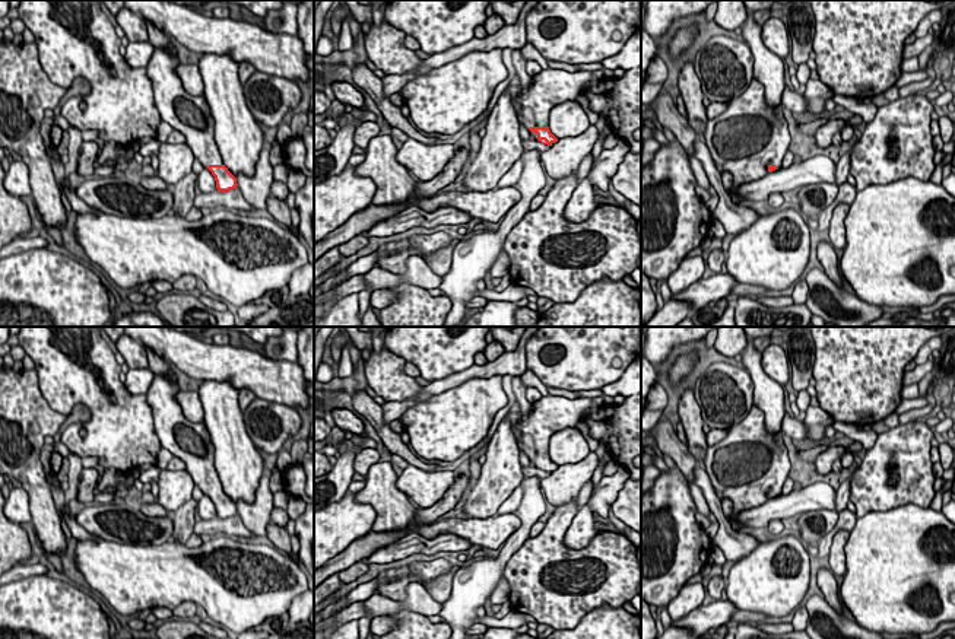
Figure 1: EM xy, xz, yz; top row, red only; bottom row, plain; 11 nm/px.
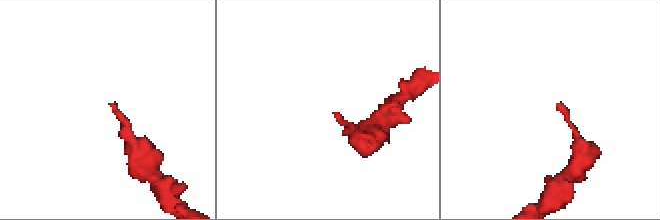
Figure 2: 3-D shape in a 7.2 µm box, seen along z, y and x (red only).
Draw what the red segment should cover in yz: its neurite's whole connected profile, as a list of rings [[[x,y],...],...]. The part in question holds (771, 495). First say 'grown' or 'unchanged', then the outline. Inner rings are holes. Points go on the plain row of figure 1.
grown; [[[755,404],[721,441],[707,448],[704,465],[717,497],[733,502],[732,518],[783,495],[790,473],[783,433],[767,430],[764,411]]]

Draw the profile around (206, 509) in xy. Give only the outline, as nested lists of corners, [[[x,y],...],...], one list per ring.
[[[203,495],[203,497],[197,503],[197,512],[199,516],[204,521],[216,518],[216,508],[212,499],[207,495]]]

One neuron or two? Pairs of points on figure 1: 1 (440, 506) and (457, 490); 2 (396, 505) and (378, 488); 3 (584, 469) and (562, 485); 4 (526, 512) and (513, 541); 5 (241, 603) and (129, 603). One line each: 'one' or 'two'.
1: one
2: one
3: one
4: one
5: one

